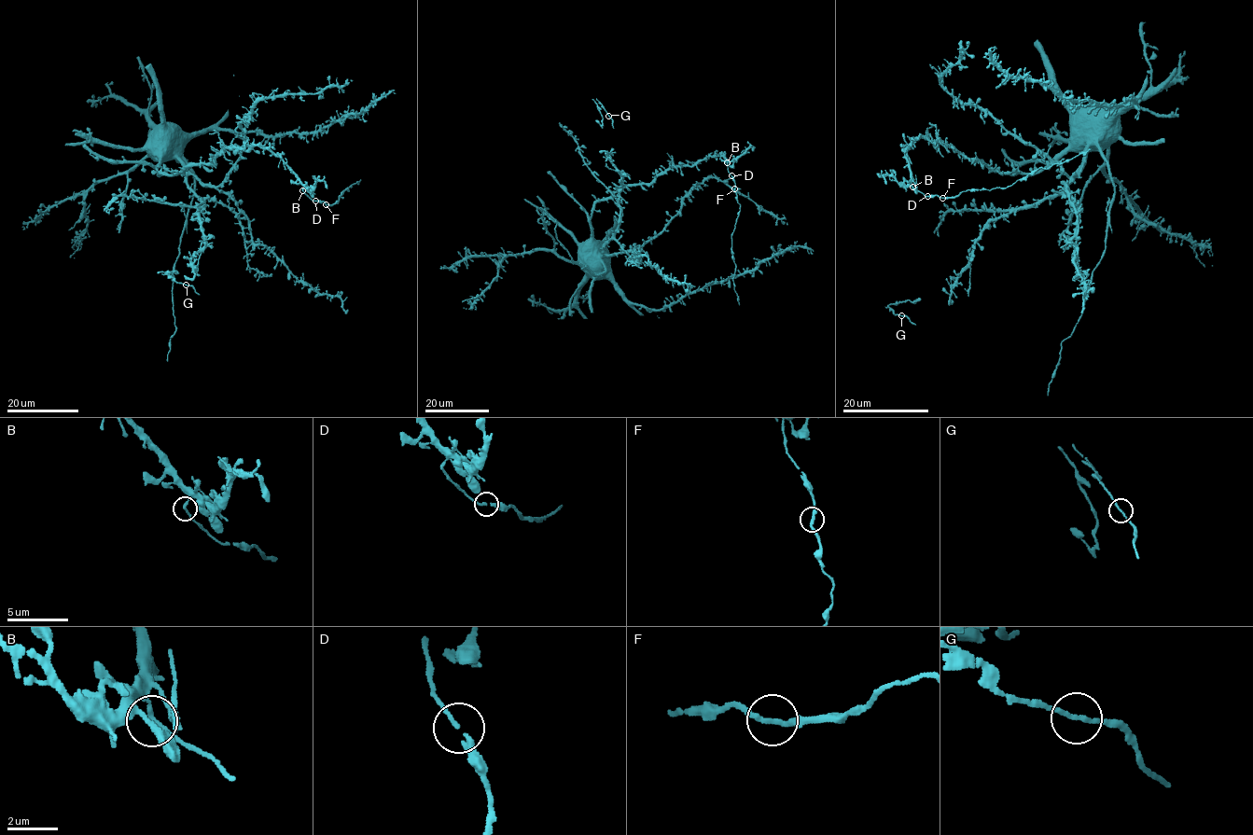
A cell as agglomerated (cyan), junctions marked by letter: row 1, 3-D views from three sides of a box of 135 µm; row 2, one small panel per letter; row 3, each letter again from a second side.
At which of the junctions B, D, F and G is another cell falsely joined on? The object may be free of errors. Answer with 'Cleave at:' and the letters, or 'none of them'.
Cleave at: B

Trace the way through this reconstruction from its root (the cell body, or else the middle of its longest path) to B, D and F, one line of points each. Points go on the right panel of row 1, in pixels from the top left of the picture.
B: (1016, 173), (997, 173), (983, 162), (967, 159), (943, 143), (918, 137), (911, 140), (906, 156), (912, 187)
D: (1016, 173), (997, 173), (943, 143), (918, 137), (911, 140), (906, 159), (912, 186), (927, 196)
F: (1016, 173), (997, 173), (943, 143), (918, 137), (911, 140), (906, 156), (912, 186), (925, 196), (942, 198)

